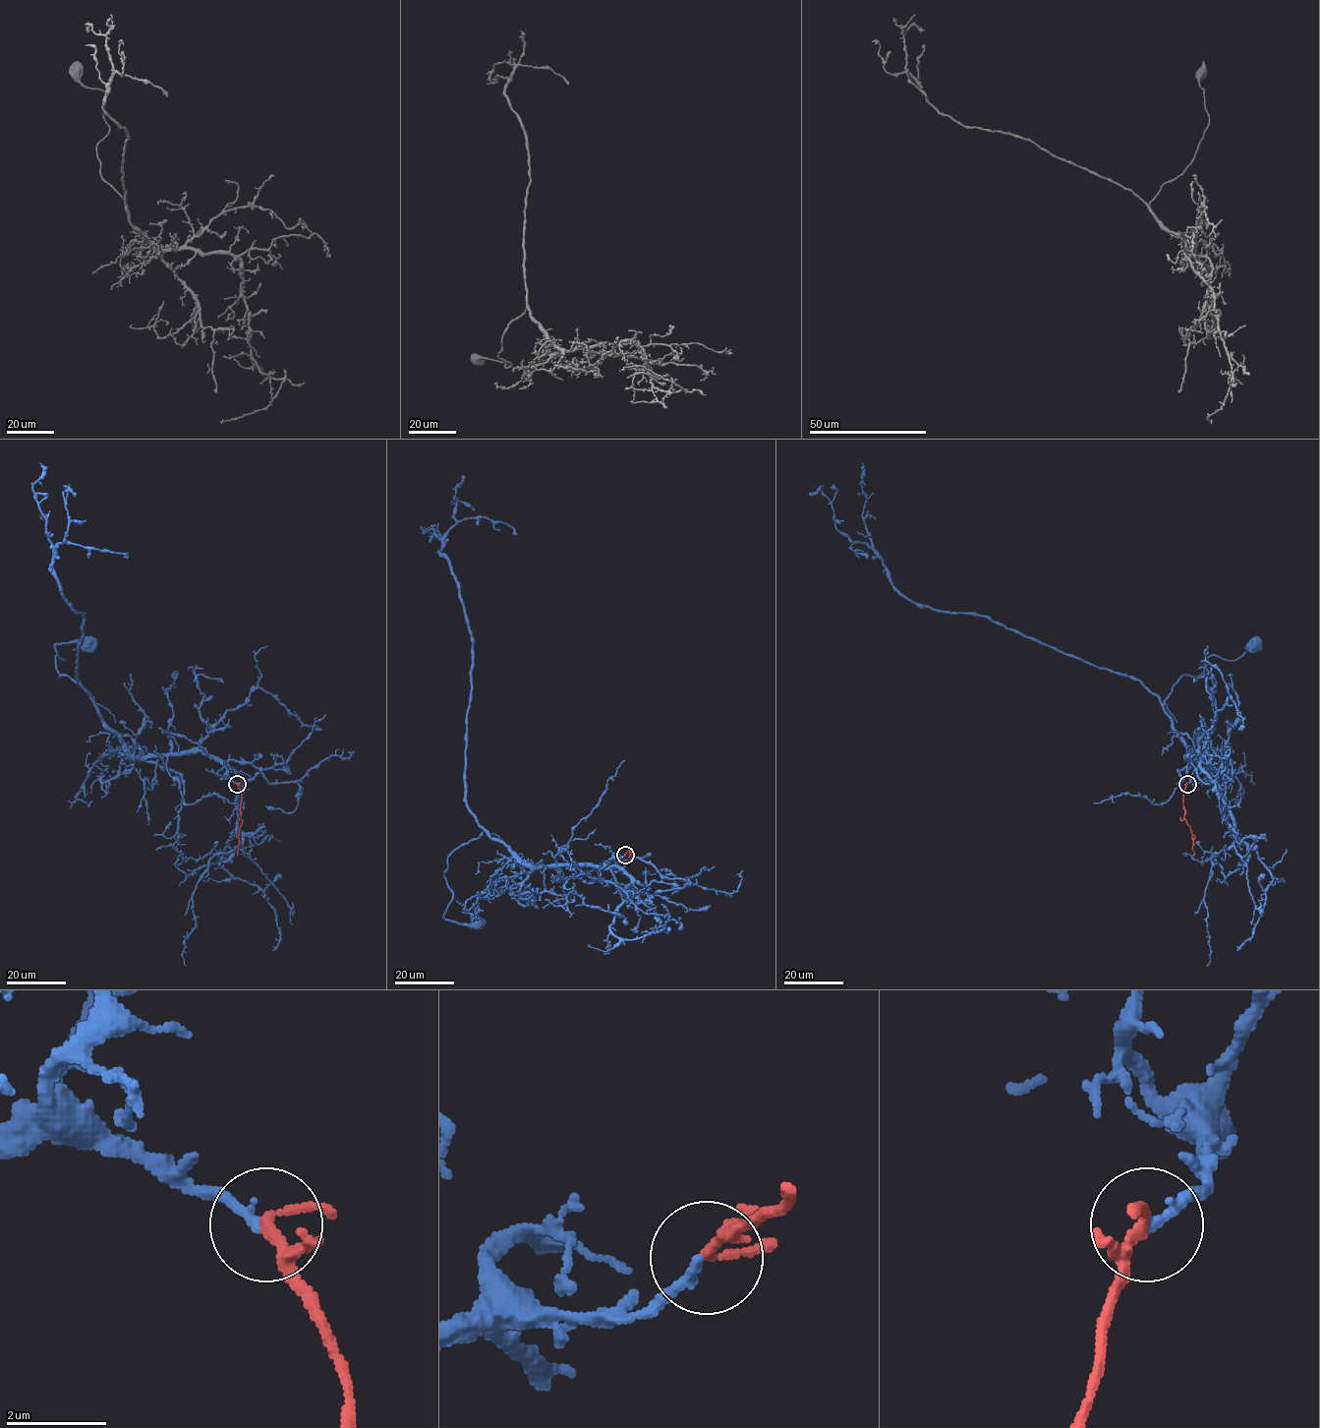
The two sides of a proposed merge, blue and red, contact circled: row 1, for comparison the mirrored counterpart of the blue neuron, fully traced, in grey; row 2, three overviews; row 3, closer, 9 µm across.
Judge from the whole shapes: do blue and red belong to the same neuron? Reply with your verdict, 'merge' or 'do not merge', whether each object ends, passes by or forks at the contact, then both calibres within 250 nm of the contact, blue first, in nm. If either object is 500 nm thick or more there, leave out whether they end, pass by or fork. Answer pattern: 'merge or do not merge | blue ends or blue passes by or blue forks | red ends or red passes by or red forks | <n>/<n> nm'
merge | blue ends | red forks | 200/150 nm

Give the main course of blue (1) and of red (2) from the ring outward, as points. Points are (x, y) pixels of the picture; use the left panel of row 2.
1: (236, 783), (200, 750), (134, 757), (87, 690), (59, 677), (55, 657), (64, 660), (55, 646), (88, 643)
2: (236, 783), (242, 794), (242, 820), (237, 855)

